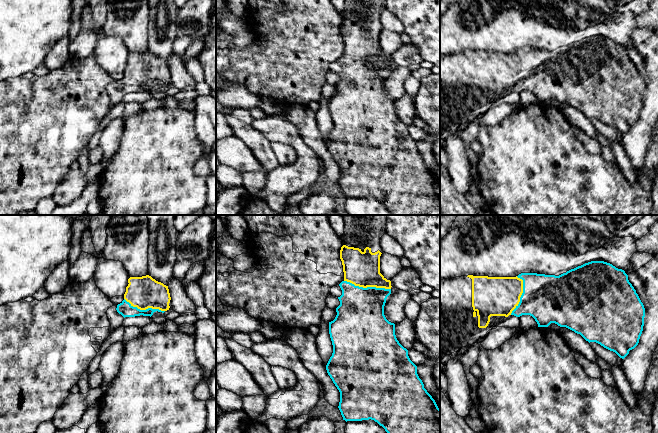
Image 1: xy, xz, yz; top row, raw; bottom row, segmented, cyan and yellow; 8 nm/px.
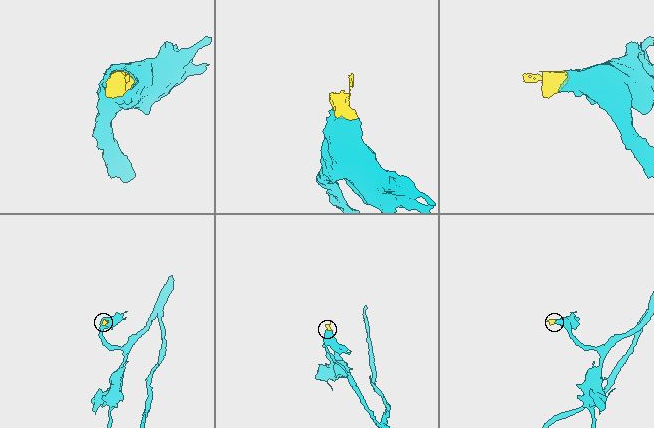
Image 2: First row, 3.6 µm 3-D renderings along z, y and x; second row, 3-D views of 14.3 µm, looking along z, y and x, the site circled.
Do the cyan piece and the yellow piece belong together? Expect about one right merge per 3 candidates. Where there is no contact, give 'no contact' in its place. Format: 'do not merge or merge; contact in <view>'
merge; contact in xz

